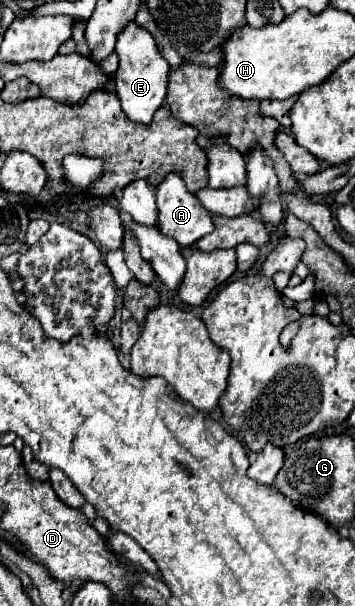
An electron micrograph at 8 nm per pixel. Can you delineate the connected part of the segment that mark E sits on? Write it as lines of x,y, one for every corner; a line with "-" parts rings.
128,23
128,27
118,35
116,53
120,57
120,67
116,71
114,81
116,81
116,95
122,101
122,109
128,115
128,119
148,125
154,113
164,105
166,79
170,73
170,65
160,55
154,37
146,29
140,29
134,23

